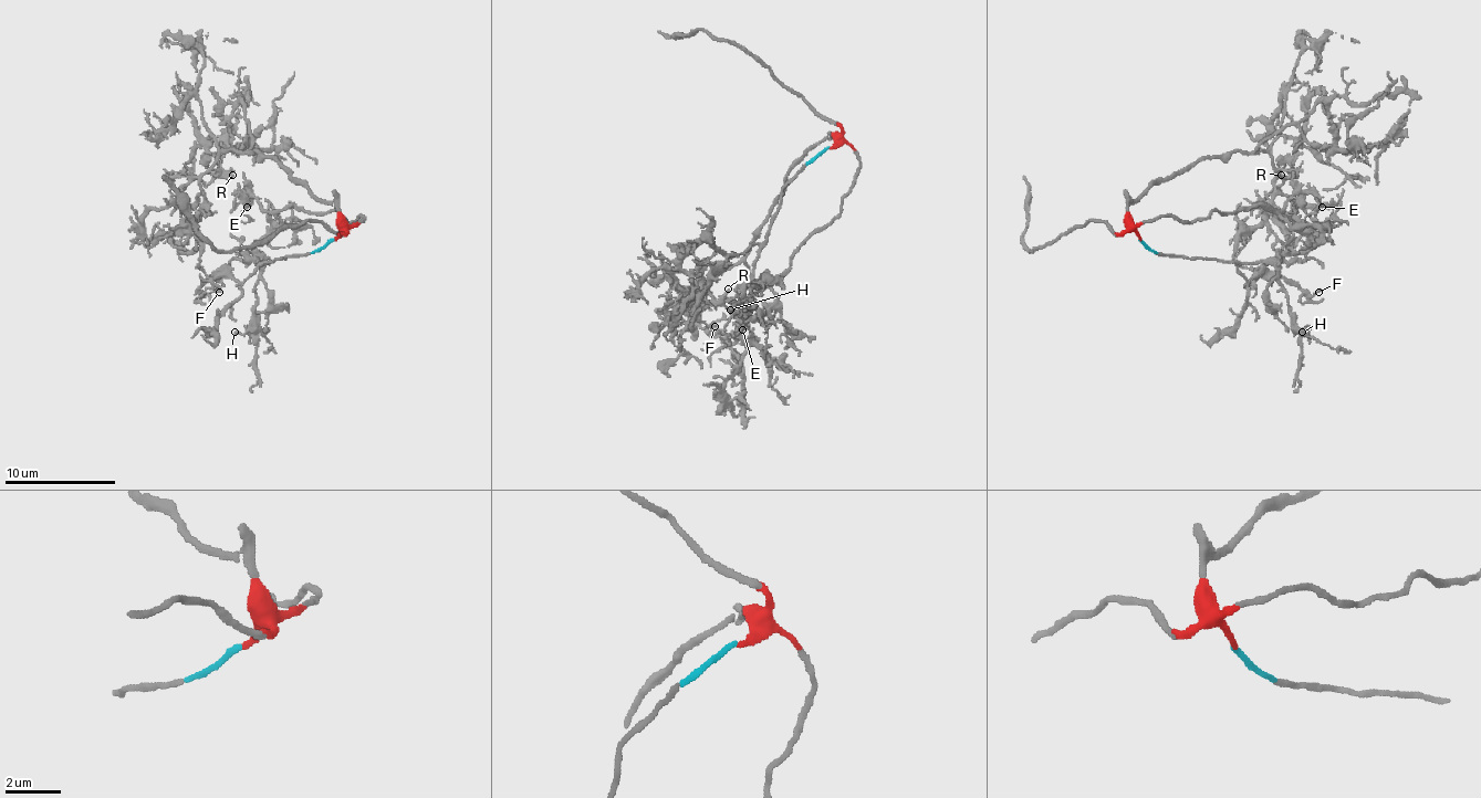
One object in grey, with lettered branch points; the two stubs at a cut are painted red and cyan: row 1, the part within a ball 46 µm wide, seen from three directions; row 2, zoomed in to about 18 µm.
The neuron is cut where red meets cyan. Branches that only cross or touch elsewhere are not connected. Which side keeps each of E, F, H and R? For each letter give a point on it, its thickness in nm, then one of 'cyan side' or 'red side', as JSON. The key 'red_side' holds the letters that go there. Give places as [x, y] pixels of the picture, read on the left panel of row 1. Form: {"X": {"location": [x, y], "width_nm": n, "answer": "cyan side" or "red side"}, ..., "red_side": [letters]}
{"E": {"location": [247, 207], "width_nm": 240, "answer": "red side"}, "F": {"location": [219, 292], "width_nm": 170, "answer": "cyan side"}, "H": {"location": [235, 332], "width_nm": 170, "answer": "cyan side"}, "R": {"location": [232, 175], "width_nm": 170, "answer": "red side"}, "red_side": ["E", "R"]}

